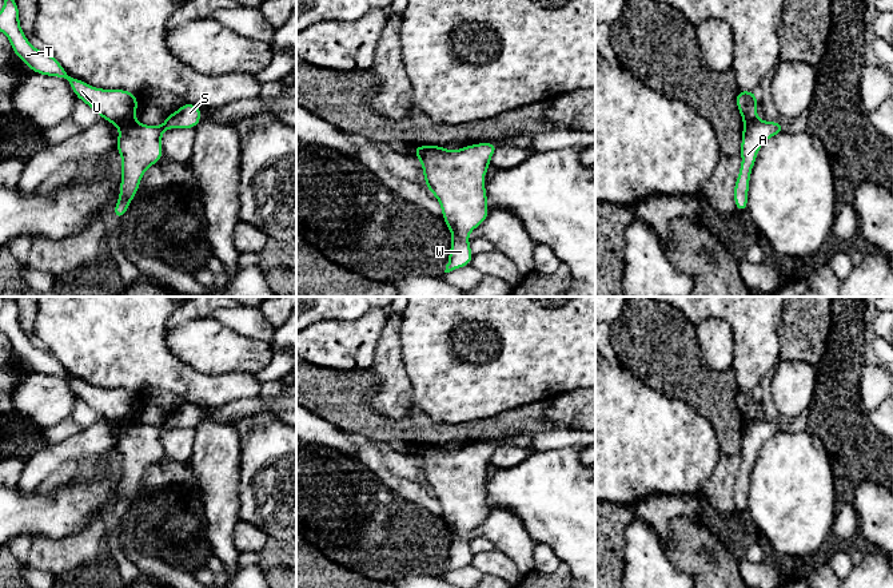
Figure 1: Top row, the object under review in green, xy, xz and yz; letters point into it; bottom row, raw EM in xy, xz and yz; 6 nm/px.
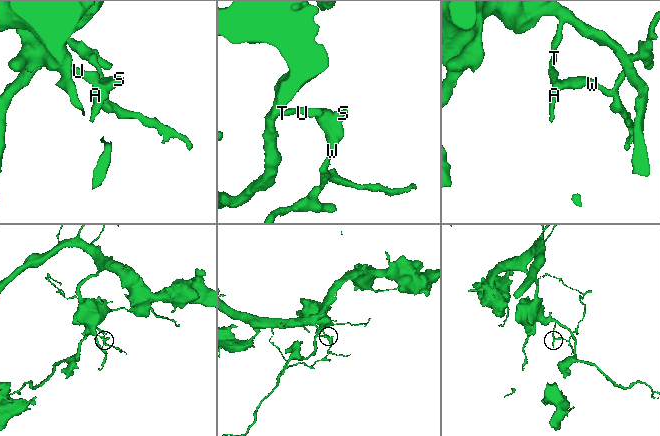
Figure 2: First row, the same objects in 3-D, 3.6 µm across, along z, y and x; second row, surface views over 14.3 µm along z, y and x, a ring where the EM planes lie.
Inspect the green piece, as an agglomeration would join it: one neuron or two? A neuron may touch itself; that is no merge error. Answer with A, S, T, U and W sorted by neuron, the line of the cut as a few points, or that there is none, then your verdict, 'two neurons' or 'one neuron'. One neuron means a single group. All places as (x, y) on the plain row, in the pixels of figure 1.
groups A S W / T U; cut xy (134, 418), (119, 428); two neurons

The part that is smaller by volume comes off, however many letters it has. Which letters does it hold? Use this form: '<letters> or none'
A, S, W

